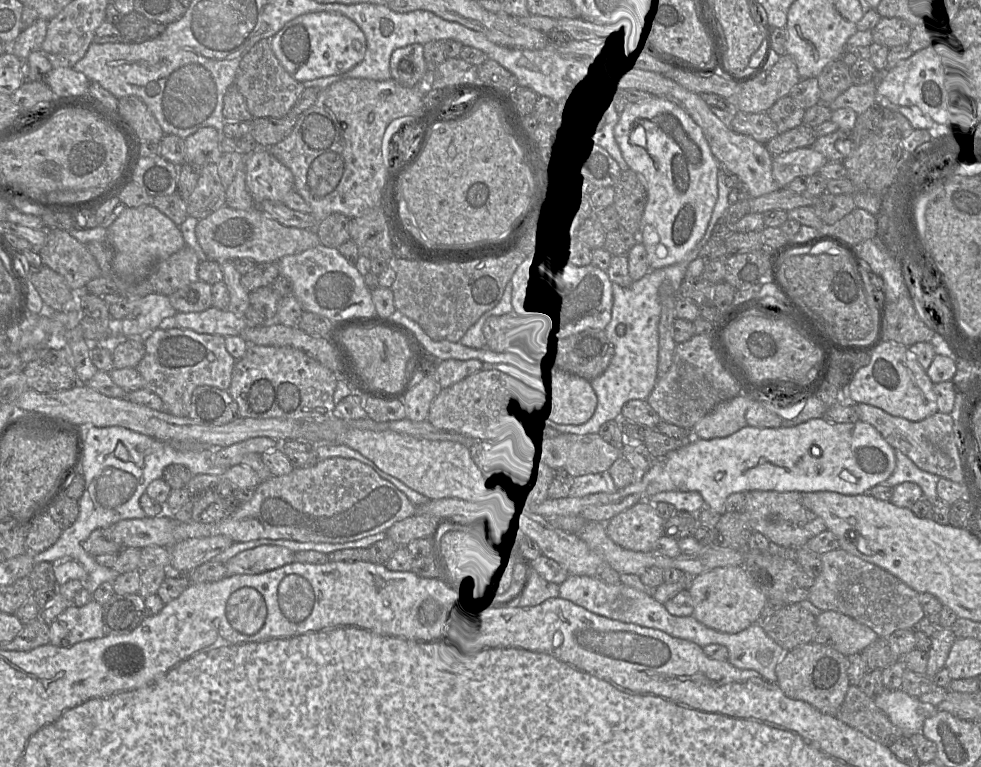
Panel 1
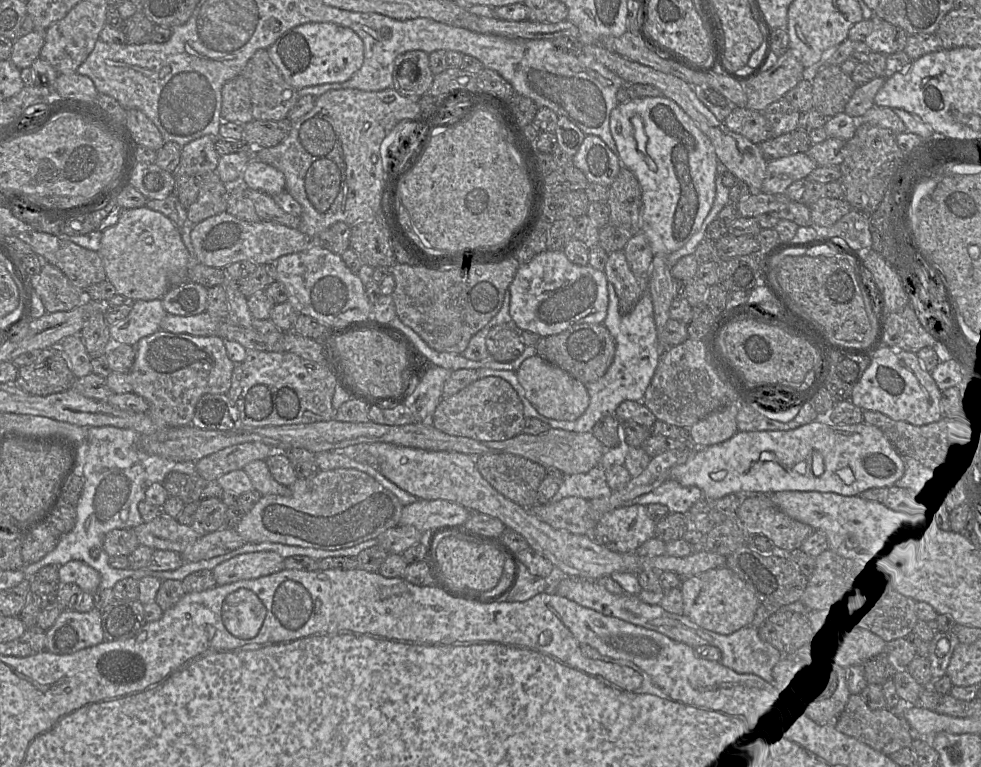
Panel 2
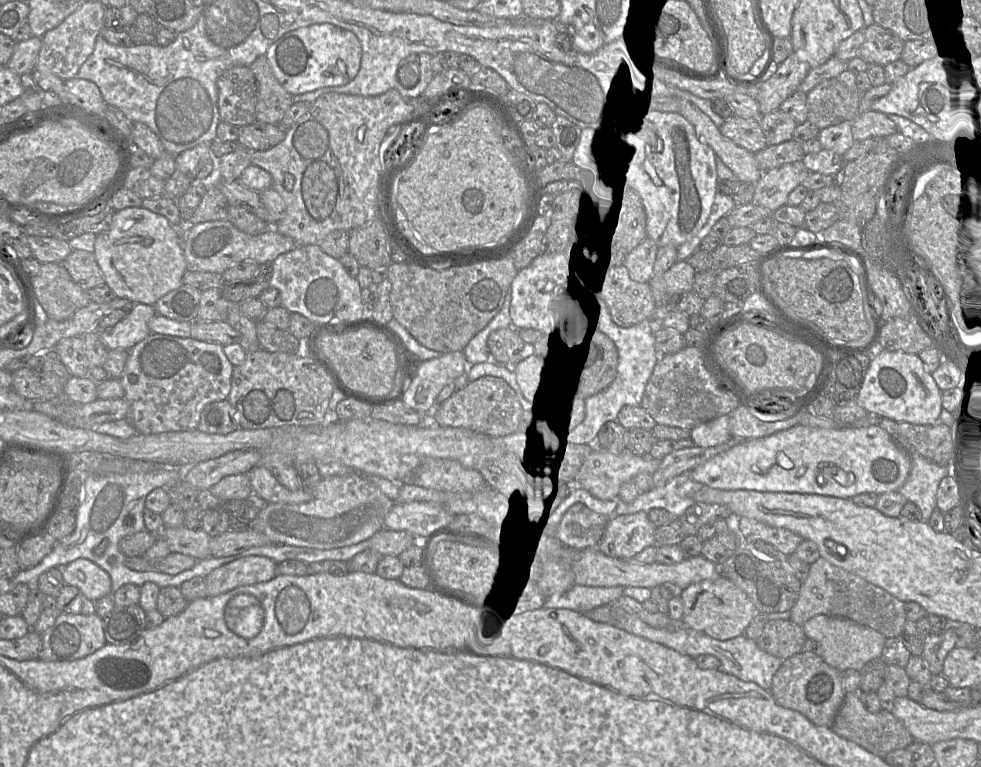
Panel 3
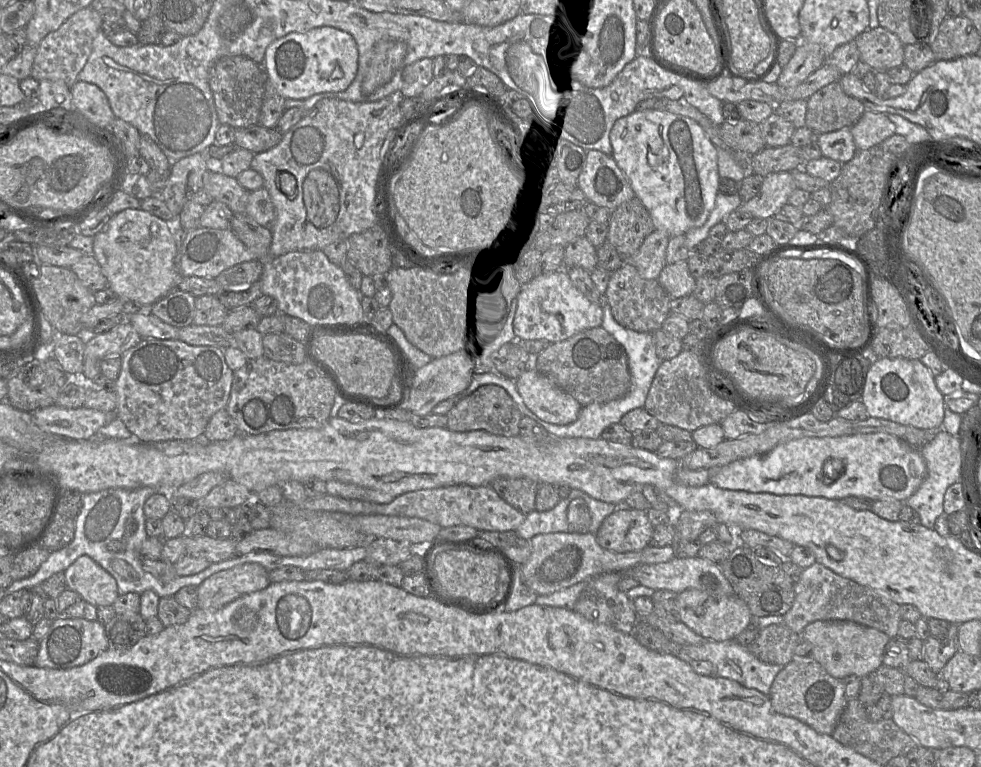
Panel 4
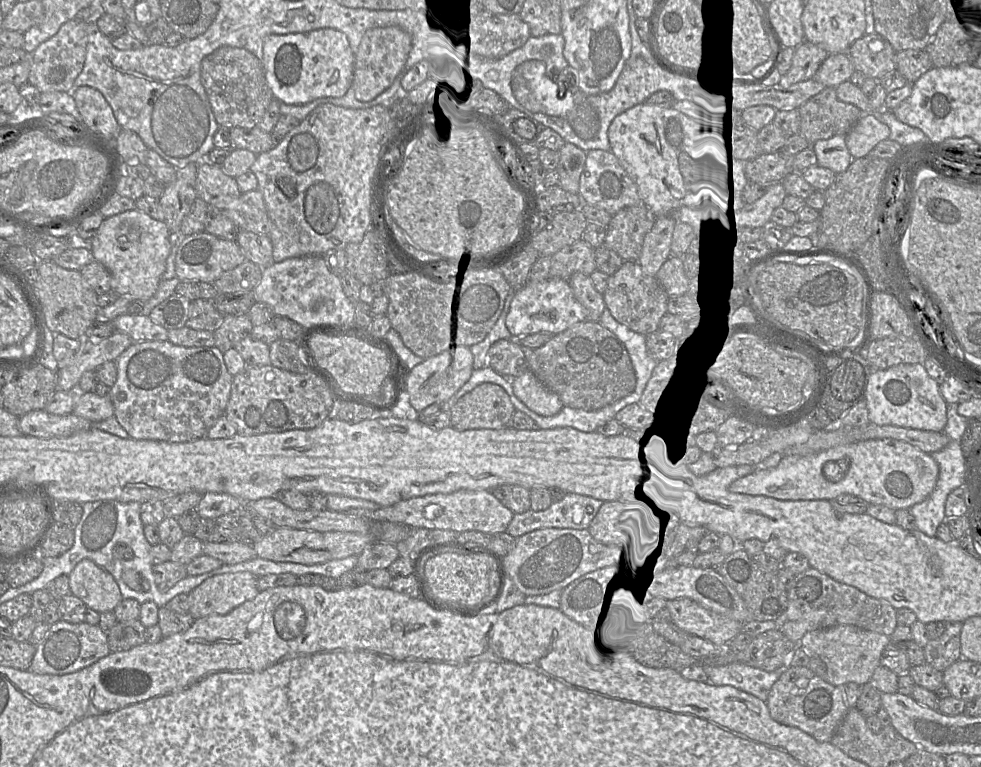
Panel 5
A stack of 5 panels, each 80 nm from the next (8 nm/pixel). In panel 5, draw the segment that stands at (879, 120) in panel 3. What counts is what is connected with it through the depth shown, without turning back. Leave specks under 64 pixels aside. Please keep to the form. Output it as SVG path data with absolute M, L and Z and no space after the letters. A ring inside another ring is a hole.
M862 113L845 135L845 141L853 159L858 159L868 156L879 142L889 139L890 133L890 128L879 121L874 113Z

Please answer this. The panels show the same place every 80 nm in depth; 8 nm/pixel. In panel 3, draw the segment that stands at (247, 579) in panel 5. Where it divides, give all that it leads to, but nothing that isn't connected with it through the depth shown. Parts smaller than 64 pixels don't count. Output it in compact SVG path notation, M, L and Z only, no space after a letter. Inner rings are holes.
M244 556L224 564L206 576L207 596L234 588L267 582L277 575L277 564L265 556Z

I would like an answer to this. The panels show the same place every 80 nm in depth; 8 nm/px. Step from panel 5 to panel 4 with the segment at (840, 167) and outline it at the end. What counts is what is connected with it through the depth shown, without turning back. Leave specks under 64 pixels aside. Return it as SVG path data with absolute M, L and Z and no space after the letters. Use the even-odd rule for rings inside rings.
M851 128L817 135L817 142L823 157L841 164L850 161L857 152Z

